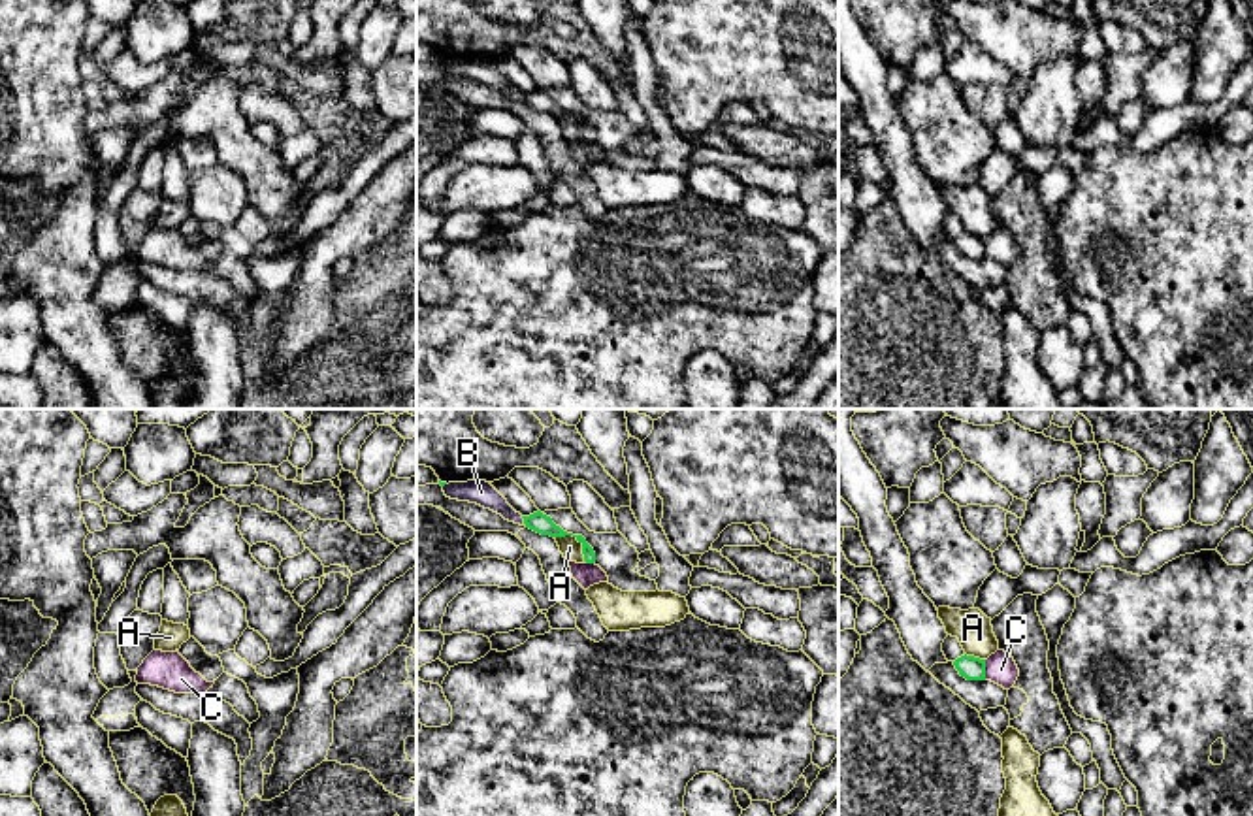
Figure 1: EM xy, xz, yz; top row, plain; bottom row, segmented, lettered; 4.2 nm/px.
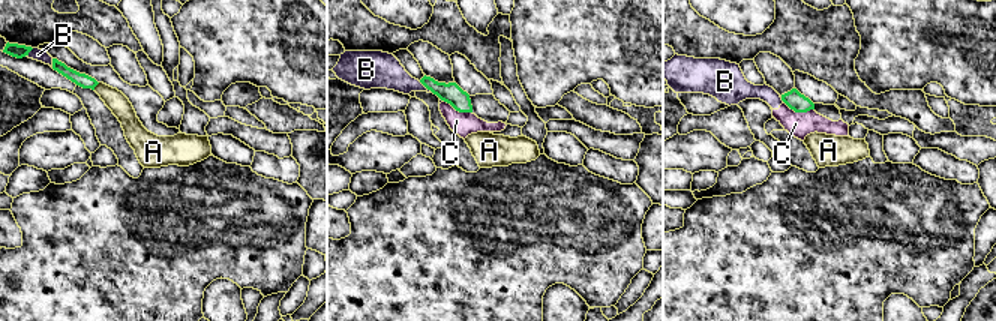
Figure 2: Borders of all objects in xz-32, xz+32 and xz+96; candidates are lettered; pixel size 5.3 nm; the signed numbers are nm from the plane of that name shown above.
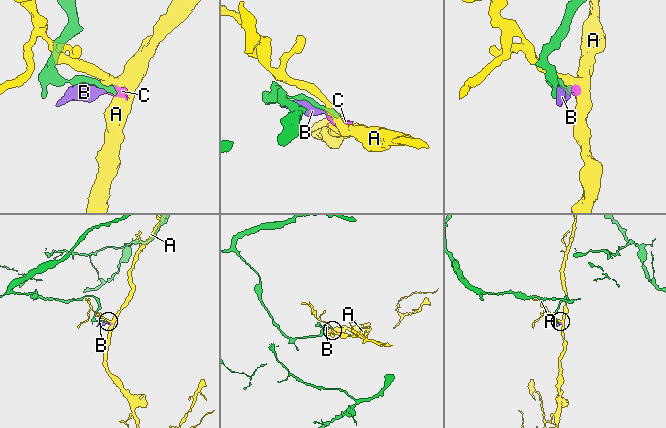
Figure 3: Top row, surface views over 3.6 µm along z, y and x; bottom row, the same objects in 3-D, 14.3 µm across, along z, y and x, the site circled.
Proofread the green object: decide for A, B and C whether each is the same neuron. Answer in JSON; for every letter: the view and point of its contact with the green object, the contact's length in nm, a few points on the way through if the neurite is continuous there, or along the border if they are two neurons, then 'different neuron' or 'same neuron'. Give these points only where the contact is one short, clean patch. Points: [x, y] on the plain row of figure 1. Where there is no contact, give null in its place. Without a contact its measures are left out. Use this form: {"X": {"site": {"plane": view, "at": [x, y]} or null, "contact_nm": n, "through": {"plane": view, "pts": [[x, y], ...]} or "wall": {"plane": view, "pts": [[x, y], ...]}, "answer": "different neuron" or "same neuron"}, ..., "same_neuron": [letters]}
{"A": {"site": {"plane": "xz", "at": [577, 117]}, "contact_nm": 180, "wall": {"plane": "xz", "pts": [[554, 114], [571, 114], [581, 123], [586, 140]]}, "answer": "different neuron"}, "B": {"site": {"plane": "xz", "at": [524, 98]}, "contact_nm": 50, "answer": "different neuron"}, "C": {"site": {"plane": "yz", "at": [984, 247]}, "contact_nm": 90, "wall": {"plane": "yz", "pts": [[984, 238], [986, 257]]}, "answer": "different neuron"}, "same_neuron": []}

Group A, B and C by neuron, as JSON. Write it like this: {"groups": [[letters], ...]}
{"groups": [["A"], ["B", "C"]]}

